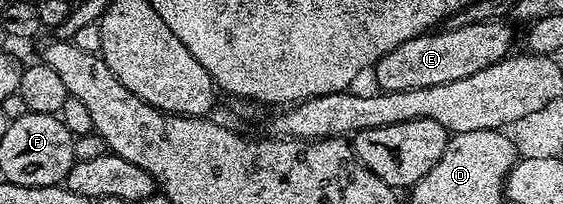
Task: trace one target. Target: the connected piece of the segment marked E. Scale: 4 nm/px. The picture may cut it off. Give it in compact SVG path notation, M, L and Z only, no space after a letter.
M497 19L461 28L435 29L405 41L405 45L397 45L373 68L378 90L425 89L429 85L445 85L445 81L461 81L461 77L489 69L489 65L507 58L512 50L515 35L506 25L504 20Z

